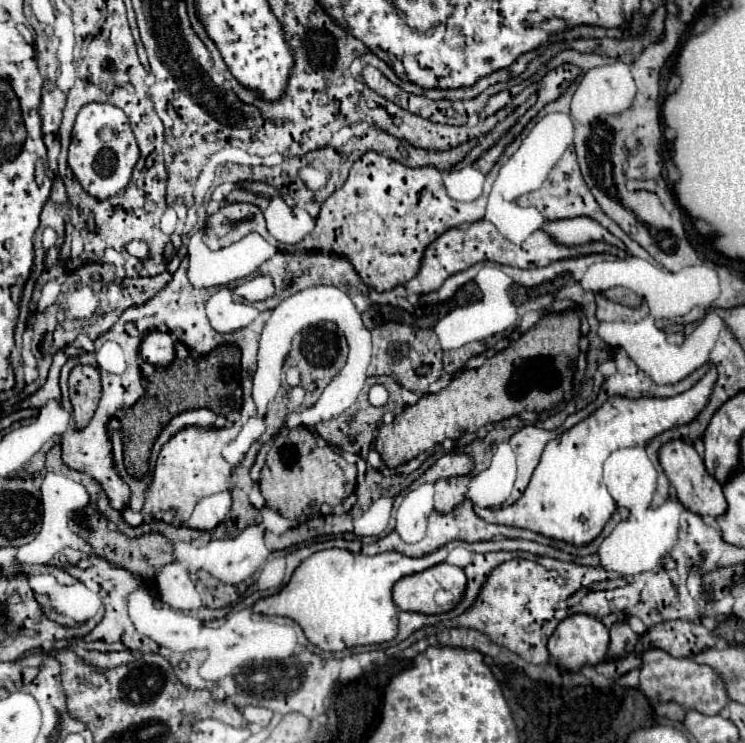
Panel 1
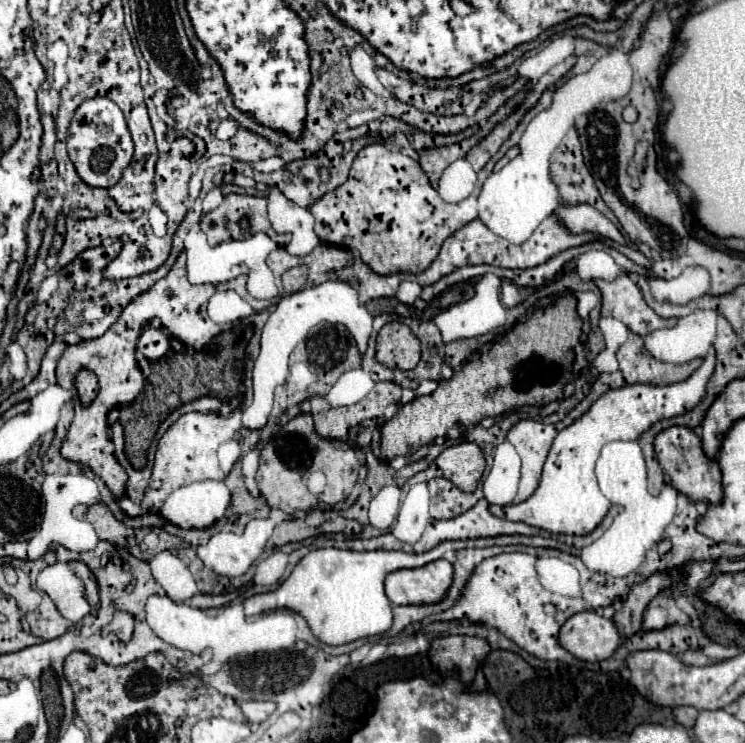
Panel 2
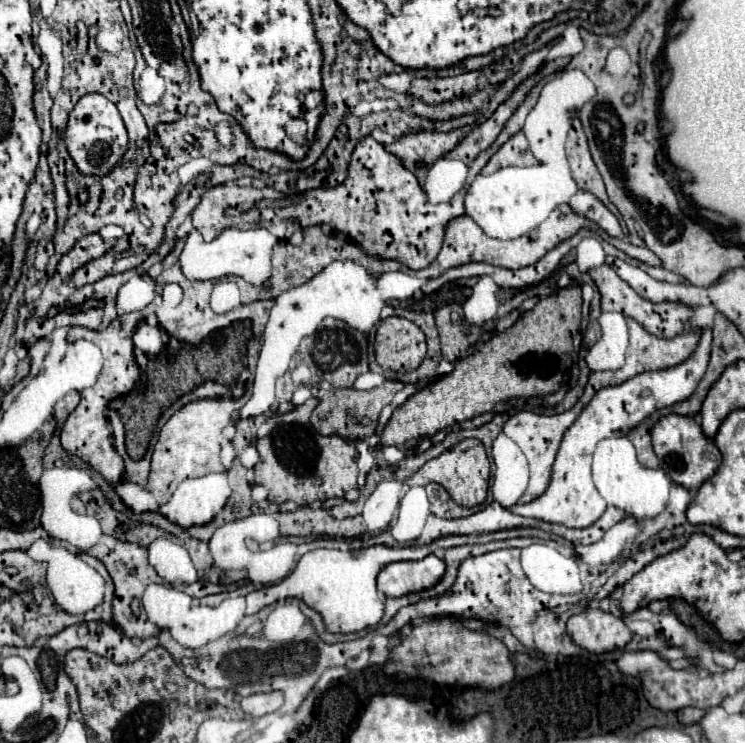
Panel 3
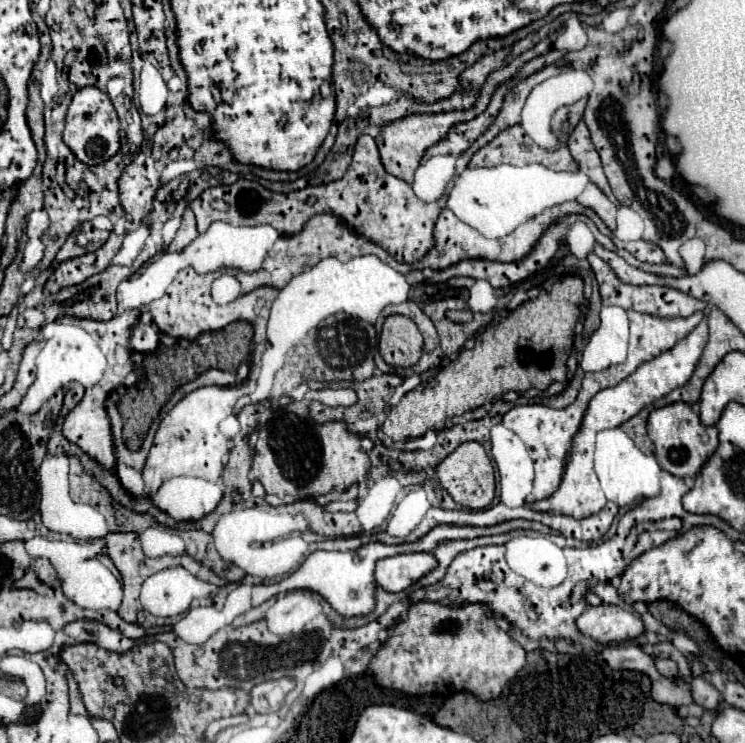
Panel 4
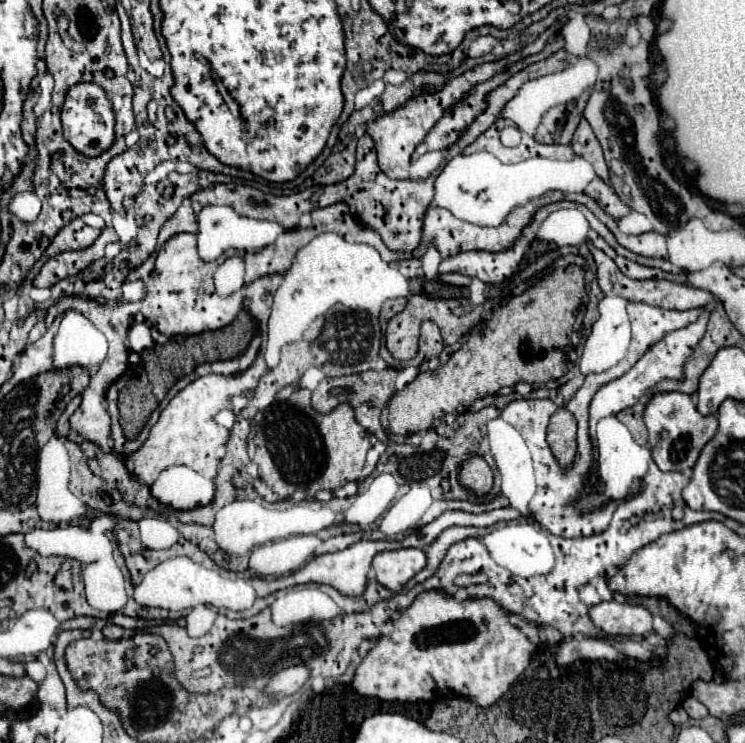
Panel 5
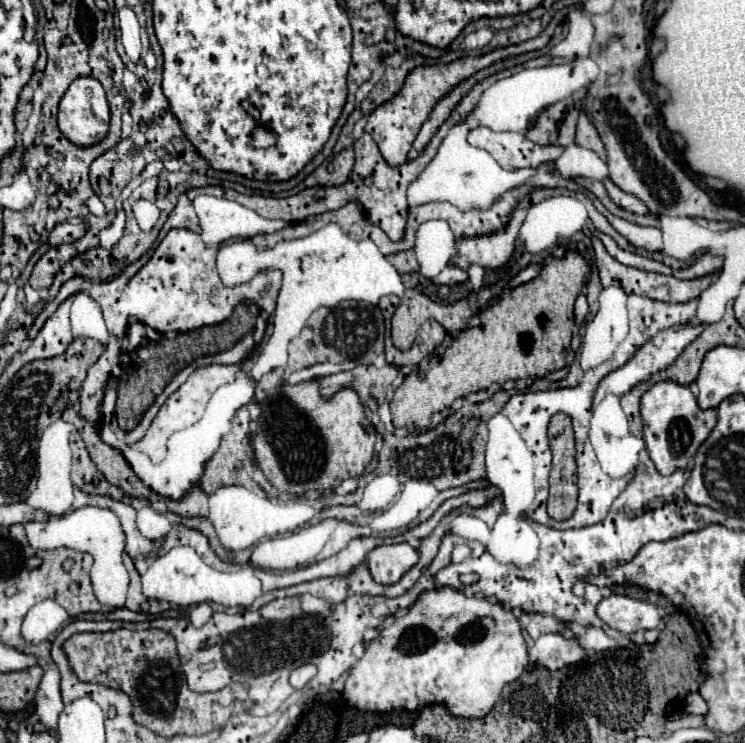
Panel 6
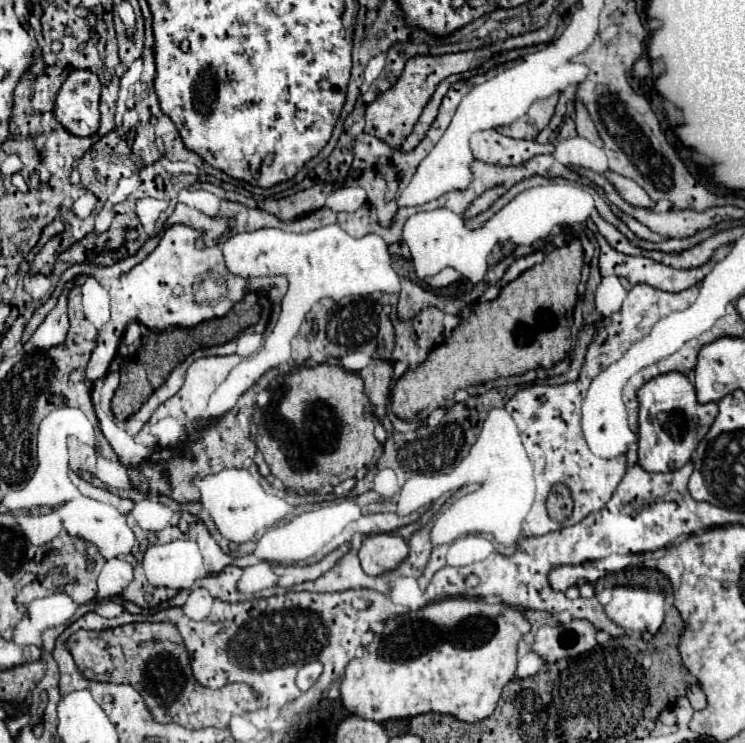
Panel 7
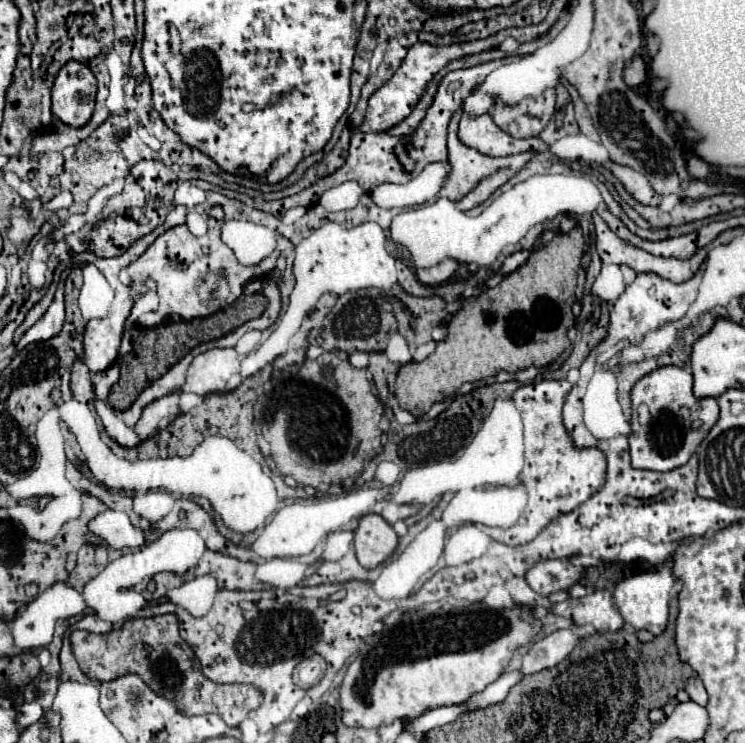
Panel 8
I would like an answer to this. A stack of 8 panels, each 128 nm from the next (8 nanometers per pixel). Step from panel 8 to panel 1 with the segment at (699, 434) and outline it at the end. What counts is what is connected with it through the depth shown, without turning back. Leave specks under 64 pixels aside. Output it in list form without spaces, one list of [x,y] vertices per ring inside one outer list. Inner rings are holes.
[[[676,440],[676,442],[668,442],[666,446],[662,446],[660,450],[660,466],[664,468],[664,474],[668,476],[670,484],[676,488],[676,496],[680,500],[680,504],[698,514],[698,516],[722,516],[726,512],[726,498],[722,494],[722,486],[706,472],[702,458],[696,454],[694,446],[684,442],[684,440]]]

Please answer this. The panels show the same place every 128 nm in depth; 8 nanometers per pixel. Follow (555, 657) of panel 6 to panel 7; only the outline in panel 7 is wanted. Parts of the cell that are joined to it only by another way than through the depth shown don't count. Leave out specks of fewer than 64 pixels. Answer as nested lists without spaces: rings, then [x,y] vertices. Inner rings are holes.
[[[530,650],[526,656],[520,658],[518,670],[516,670],[516,678],[528,678],[528,676],[534,676],[544,664],[546,664],[546,660],[544,660],[540,654],[536,654],[536,652]]]

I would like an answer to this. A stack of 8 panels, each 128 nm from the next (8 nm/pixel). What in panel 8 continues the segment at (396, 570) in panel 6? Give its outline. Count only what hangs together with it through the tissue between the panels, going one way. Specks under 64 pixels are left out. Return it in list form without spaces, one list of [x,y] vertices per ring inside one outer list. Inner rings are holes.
[[[376,514],[364,516],[354,534],[358,562],[368,570],[388,560],[398,546],[398,536],[394,528],[382,516]]]

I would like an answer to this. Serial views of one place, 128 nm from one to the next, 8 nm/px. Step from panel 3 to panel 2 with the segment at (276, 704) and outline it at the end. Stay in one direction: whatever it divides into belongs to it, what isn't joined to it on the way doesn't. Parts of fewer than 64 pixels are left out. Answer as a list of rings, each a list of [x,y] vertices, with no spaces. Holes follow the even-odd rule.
[[[250,700],[250,702],[244,702],[244,704],[242,704],[244,716],[246,716],[250,722],[256,722],[256,724],[264,722],[274,710],[276,710],[276,704],[274,704],[274,702],[254,702],[254,700]]]

